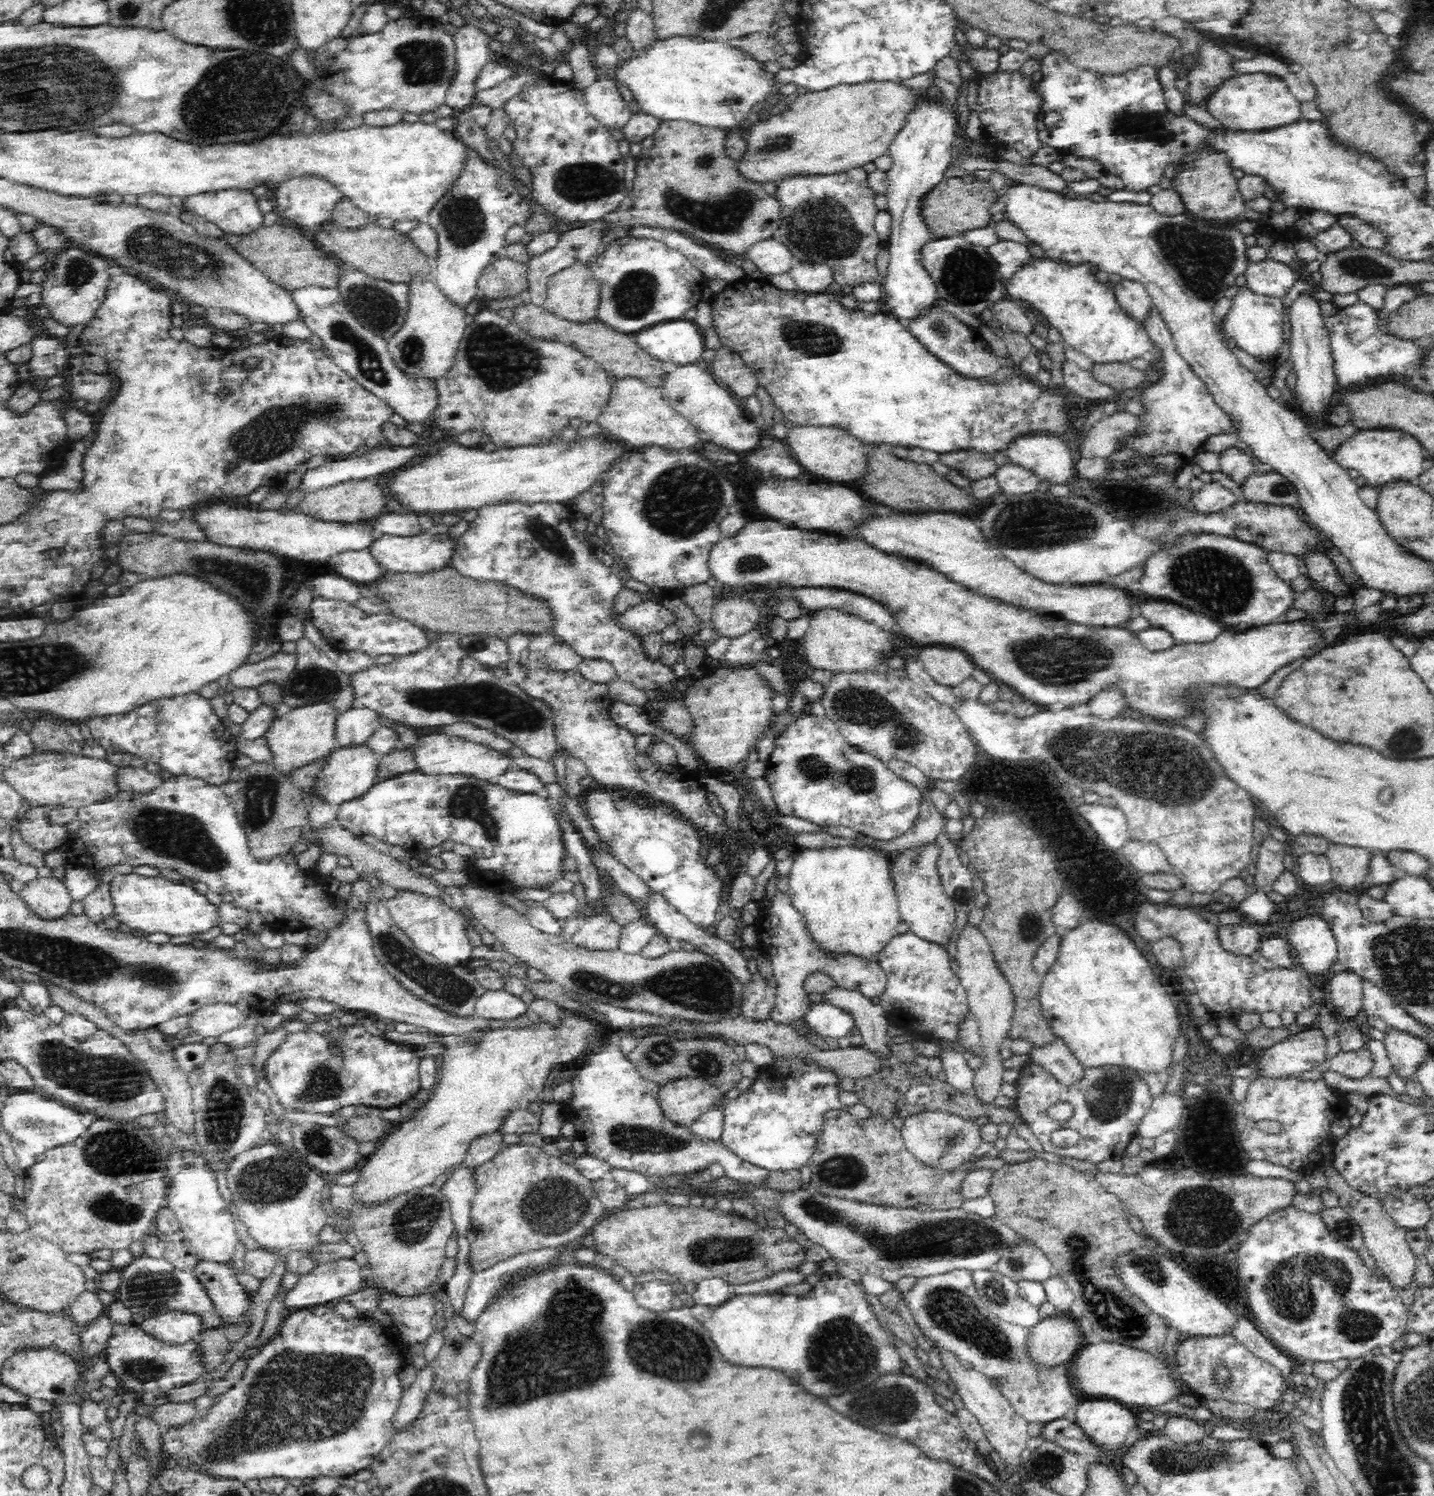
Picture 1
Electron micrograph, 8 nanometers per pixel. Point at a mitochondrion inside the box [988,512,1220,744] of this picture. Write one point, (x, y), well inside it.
(1063, 661)

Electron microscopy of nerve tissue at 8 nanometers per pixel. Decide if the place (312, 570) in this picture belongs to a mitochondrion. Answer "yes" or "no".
no

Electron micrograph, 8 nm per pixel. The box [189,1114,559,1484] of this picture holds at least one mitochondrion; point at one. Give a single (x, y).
(296, 1397)

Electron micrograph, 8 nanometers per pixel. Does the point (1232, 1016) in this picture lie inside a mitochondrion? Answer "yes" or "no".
no

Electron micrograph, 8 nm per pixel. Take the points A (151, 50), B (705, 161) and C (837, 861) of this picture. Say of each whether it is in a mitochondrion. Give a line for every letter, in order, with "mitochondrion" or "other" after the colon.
A: other
B: mitochondrion
C: other

